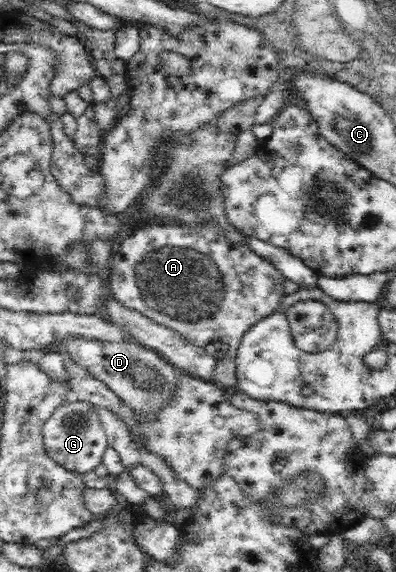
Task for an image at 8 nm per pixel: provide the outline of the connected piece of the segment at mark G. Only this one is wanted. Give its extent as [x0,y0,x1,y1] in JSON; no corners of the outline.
[42,397,108,475]

